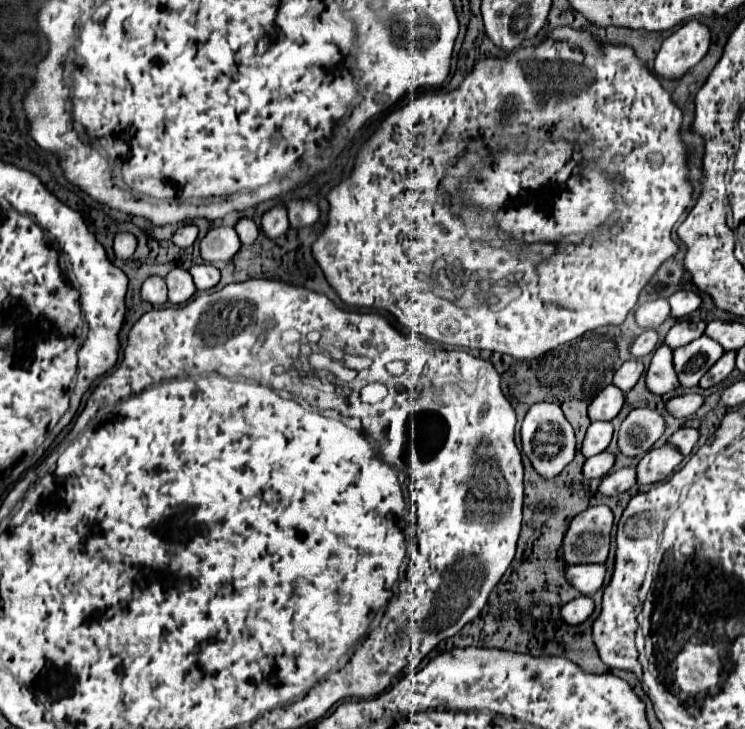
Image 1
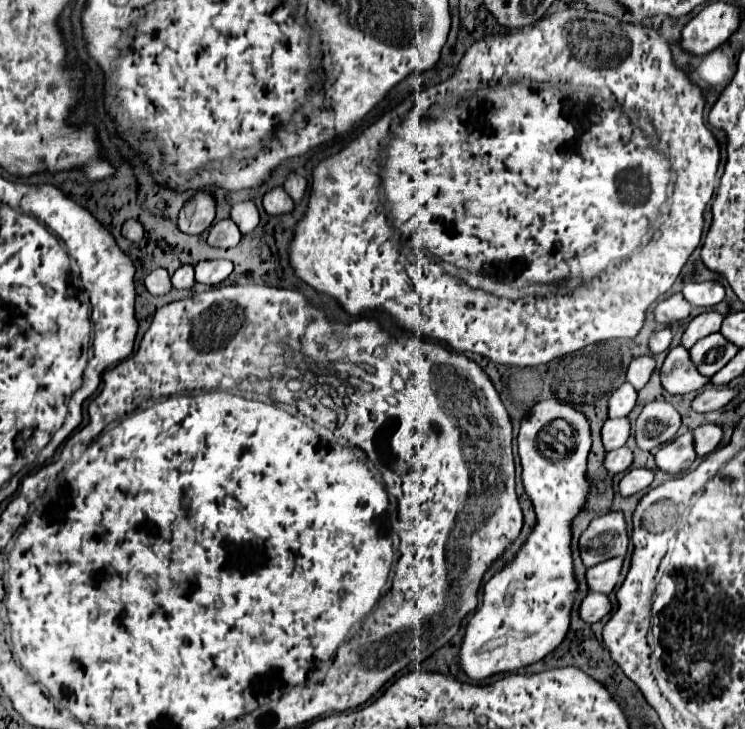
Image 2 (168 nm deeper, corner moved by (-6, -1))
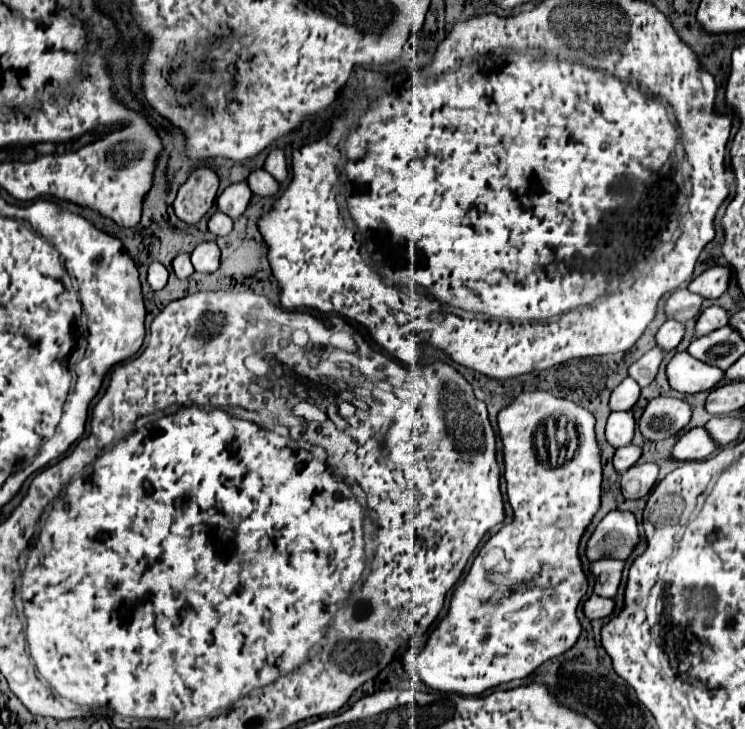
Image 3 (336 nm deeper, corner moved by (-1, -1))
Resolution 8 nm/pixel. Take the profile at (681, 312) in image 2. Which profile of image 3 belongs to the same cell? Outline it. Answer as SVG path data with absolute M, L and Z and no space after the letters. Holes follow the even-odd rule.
M681 287L681 289L673 291L671 297L667 299L665 315L667 315L667 319L675 319L675 321L685 323L687 319L693 319L693 317L699 315L701 303L703 303L703 297Z

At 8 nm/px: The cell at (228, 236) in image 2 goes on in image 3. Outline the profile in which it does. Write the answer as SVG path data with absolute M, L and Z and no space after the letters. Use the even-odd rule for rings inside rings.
M217 211L211 219L209 219L209 231L215 235L215 237L227 237L233 229L233 221L231 217L227 217L225 213Z

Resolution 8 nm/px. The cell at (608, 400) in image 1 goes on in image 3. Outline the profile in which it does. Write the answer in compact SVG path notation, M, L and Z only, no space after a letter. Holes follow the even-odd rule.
M627 377L627 379L611 393L611 401L609 401L611 411L629 411L629 409L637 403L639 391L641 391L641 387L639 387L631 377Z

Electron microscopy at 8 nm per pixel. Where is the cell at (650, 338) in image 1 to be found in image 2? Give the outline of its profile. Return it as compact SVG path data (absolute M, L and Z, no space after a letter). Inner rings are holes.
M664 327L656 335L652 335L652 339L650 339L650 351L652 353L662 353L662 351L666 351L670 347L670 341L672 341L672 331L668 327Z

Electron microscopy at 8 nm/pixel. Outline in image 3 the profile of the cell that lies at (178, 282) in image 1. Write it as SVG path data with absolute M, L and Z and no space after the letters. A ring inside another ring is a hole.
M187 253L173 259L173 273L177 279L187 279L193 273L193 265L191 265Z

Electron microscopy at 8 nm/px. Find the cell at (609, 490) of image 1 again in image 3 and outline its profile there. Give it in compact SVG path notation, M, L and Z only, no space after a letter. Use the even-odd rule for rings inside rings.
M643 463L643 465L633 465L625 473L621 473L621 491L625 499L639 499L645 497L651 487L657 481L659 467L655 463Z

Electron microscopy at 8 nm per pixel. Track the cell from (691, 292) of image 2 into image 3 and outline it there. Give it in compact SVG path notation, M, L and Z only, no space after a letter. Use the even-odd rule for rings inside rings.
M715 265L703 271L699 277L695 277L687 285L687 289L701 295L703 299L717 299L727 291L727 285L729 285L729 269Z

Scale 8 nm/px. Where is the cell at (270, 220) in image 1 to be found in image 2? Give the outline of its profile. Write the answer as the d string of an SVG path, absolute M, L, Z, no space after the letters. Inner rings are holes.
M274 187L270 191L266 191L266 195L262 197L264 209L270 215L280 215L280 213L290 213L294 209L294 201L292 197L288 197L288 193L282 187Z

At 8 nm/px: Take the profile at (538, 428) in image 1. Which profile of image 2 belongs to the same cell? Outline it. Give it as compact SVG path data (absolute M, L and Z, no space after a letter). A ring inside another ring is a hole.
M544 399L538 401L528 411L528 415L520 421L520 431L516 441L518 441L518 455L522 465L522 485L528 499L532 501L536 513L536 525L528 535L528 539L524 541L522 549L484 585L482 607L478 607L476 613L466 623L466 633L458 653L458 669L474 683L480 683L498 673L512 673L520 667L542 661L548 653L558 649L568 635L570 611L578 591L570 543L572 543L572 521L586 507L586 499L590 493L590 481L586 477L586 459L592 445L590 423L586 415L574 409L572 405L560 403L556 399ZM556 419L564 419L572 427L572 435L558 433L556 429L552 429L550 425Z

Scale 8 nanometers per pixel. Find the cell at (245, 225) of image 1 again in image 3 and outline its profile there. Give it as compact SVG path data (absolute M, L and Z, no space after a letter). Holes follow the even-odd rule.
M235 183L229 185L219 197L217 197L217 207L219 211L223 211L225 215L229 215L231 219L237 219L245 213L245 209L249 207L253 193L249 189L247 183Z

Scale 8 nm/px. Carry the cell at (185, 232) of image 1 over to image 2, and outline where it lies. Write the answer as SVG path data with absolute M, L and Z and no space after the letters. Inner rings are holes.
M198 191L184 203L178 215L178 227L184 233L200 235L216 217L216 199L210 191Z

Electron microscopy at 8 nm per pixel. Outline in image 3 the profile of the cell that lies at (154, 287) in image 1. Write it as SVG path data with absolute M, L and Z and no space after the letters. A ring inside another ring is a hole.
M151 263L149 271L147 271L147 283L151 285L151 289L163 289L167 285L167 277L169 271L161 265L161 263Z

